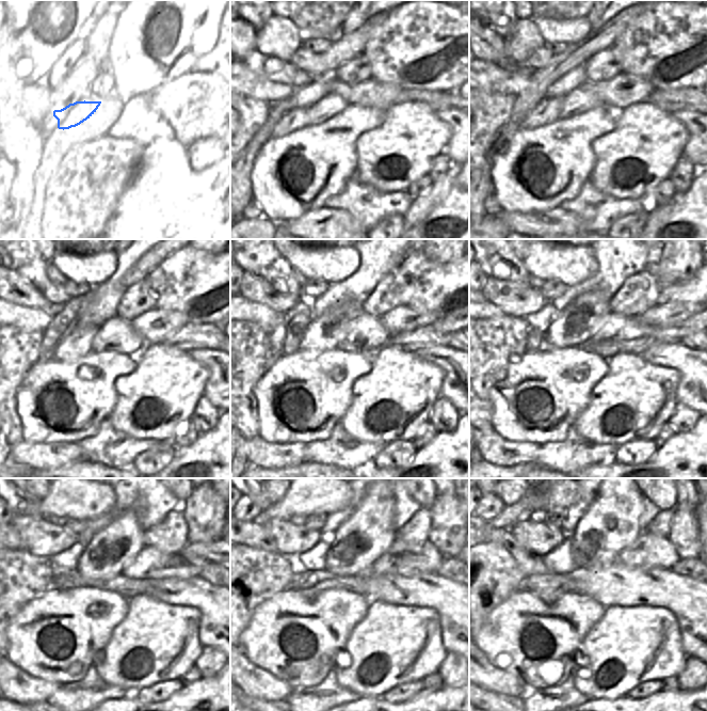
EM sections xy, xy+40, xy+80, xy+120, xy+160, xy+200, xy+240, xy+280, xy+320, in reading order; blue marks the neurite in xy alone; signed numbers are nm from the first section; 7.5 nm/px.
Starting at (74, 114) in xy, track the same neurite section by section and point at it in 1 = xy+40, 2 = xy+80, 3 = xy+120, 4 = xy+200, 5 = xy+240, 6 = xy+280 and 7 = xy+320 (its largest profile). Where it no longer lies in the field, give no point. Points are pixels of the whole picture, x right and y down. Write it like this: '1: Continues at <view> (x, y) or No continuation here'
1: Continues at xy+40 (331, 105)
2: Continues at xy+80 (581, 99)
3: Continues at xy+120 (116, 334)
4: Continues at xy+200 (609, 340)
5: Continues at xy+240 (150, 564)
6: Continues at xy+280 (401, 558)
7: Continues at xy+320 (648, 550).

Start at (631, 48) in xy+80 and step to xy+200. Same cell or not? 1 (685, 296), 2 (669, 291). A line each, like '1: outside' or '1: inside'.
1: inside
2: inside

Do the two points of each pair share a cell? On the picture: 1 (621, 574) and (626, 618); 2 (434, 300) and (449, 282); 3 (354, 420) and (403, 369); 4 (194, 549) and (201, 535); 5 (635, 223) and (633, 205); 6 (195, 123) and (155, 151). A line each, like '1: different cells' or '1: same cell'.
1: different cells
2: same cell
3: same cell
4: different cells
5: different cells
6: same cell

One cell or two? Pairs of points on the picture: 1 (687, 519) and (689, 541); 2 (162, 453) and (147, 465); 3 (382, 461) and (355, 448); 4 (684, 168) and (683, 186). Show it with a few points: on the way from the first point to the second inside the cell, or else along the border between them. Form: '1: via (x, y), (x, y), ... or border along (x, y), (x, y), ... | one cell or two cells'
1: via (687, 524), (687, 536) | one cell
2: via (159, 456), (150, 462) | one cell
3: border along (385, 444), (372, 460) | two cells
4: via (684, 172), (683, 182) | one cell

